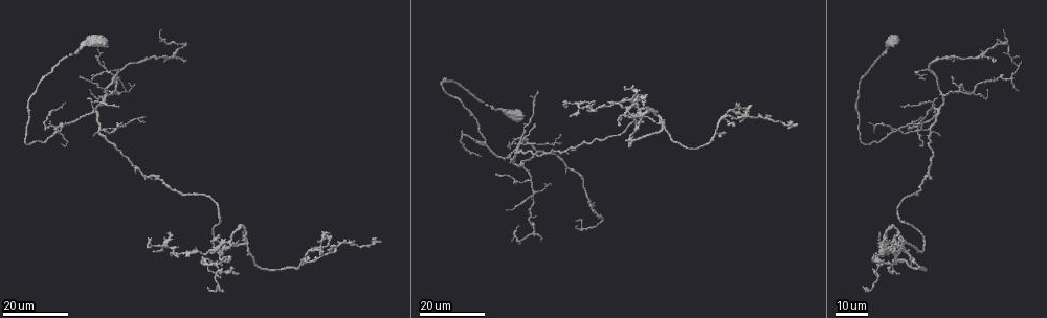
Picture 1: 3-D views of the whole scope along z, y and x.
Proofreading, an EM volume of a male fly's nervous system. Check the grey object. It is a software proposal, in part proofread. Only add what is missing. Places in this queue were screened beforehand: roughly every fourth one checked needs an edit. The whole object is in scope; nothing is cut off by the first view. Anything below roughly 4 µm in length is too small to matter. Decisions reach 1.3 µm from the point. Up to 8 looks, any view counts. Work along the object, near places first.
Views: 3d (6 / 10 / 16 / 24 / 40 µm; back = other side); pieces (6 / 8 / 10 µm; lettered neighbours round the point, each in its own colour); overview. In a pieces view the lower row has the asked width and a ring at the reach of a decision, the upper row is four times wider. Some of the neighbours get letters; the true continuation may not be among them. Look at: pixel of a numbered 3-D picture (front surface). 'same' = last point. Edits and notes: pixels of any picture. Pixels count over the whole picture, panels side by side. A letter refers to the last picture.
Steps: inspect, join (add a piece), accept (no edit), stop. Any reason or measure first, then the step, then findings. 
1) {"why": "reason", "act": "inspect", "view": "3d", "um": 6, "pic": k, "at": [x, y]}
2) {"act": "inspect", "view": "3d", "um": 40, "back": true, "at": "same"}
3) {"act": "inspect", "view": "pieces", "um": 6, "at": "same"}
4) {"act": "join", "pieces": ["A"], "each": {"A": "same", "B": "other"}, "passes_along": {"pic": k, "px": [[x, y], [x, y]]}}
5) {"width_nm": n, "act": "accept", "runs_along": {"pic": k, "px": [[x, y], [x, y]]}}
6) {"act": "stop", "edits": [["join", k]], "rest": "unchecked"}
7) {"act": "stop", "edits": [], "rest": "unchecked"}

{"why": "an open end", "act": "inspect", "view": "3d", "um": 24, "pic": 1, "at": [170, 234]}

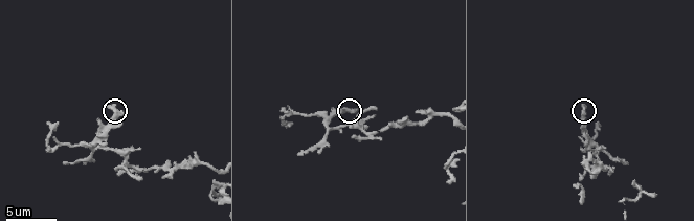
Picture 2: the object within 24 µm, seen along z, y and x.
{"act": "inspect", "view": "pieces", "um": 6, "pic": 2, "at": [116, 104]}

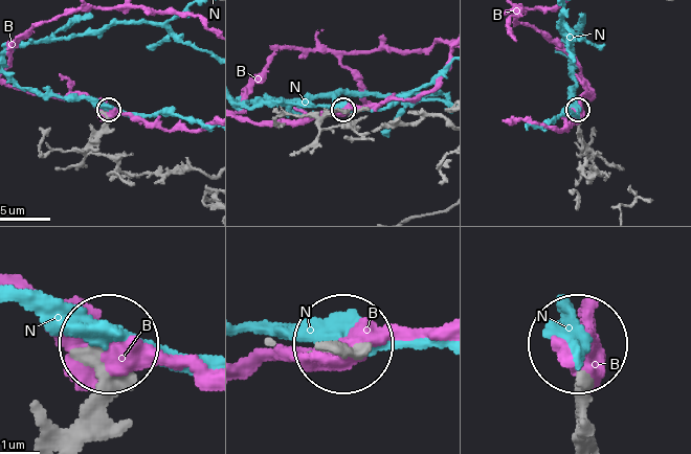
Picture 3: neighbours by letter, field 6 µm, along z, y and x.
{"act": "accept", "each": {"B": "other", "N": "other"}, "runs_along": {"pic": 3, "px": [[53, 443], [86, 403], [99, 346]]}, "found": "none of them fits"}

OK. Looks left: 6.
{"why": "long arm stops here", "act": "inspect", "view": "3d", "um": 16, "pic": 1, "at": [118, 105]}

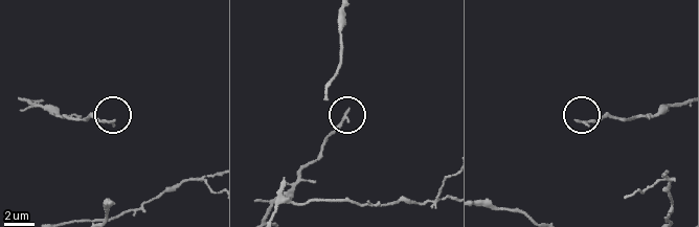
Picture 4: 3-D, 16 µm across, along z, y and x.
{"act": "inspect", "view": "pieces", "um": 10, "pic": 4, "at": [576, 121]}

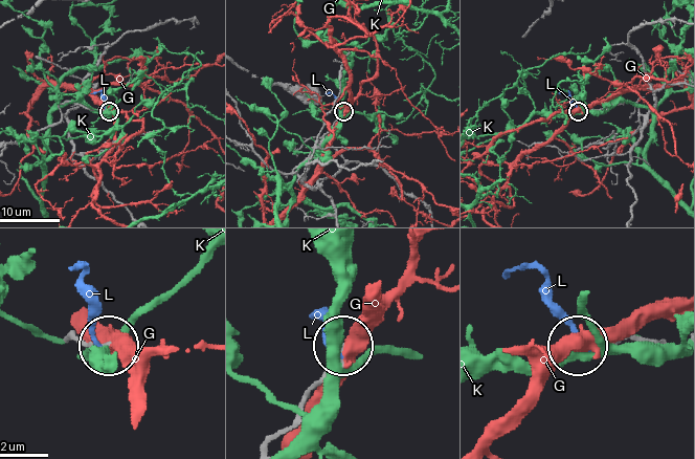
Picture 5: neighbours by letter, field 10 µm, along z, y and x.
{"width_nm": 150, "act": "accept", "each": {"G": "other", "K": "other", "L": "other"}, "runs_along": {"pic": 5, "px": [[274, 440], [292, 422], [338, 346]]}, "found": "no lettered piece goes on from it"}

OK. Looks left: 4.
{"why": "free end", "act": "inspect", "view": "3d", "um": 16, "pic": 1, "at": [237, 241]}

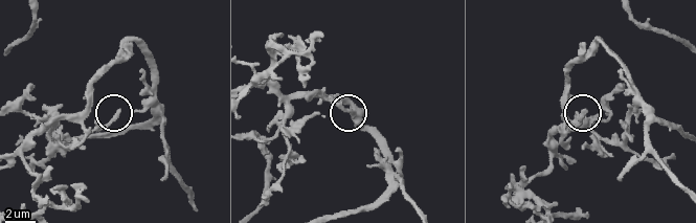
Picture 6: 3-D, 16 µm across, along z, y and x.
{"act": "inspect", "view": "pieces", "um": 8, "pic": 6, "at": [118, 110]}

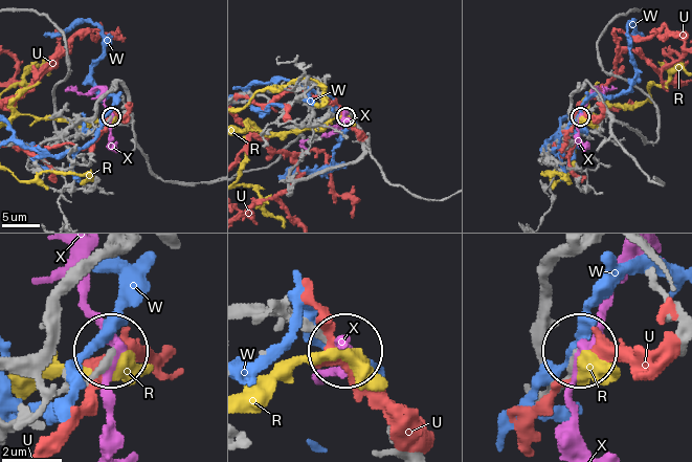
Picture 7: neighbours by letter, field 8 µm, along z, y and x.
{"width_nm": 250, "act": "accept", "each": {"R": "other", "U": "other", "W": "other", "X": "other"}, "found": "none of them fits"}

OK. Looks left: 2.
{"why": "free end", "act": "inspect", "view": "3d", "um": 6, "pic": 2, "at": [580, 179]}

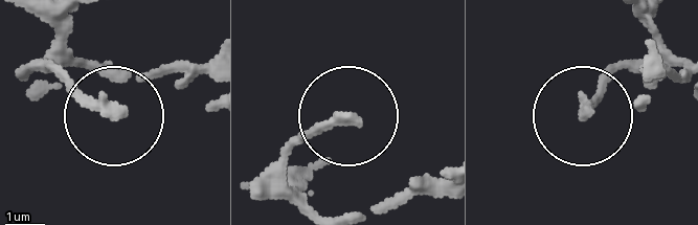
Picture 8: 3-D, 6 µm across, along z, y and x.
{"act": "inspect", "view": "pieces", "um": 10, "pic": 8, "at": [584, 113]}

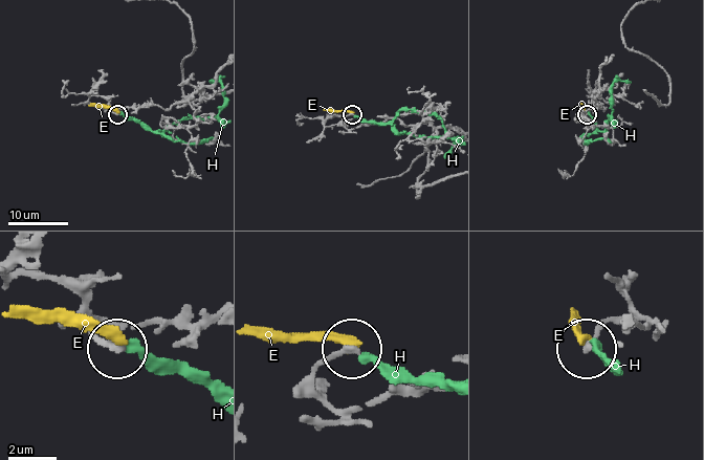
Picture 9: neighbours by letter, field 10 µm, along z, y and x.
{"act": "accept", "each": {"E": "other", "H": "other"}, "found": "none of them fits"}

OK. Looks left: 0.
{"act": "stop", "edits": [], "rest": "unchecked"}

